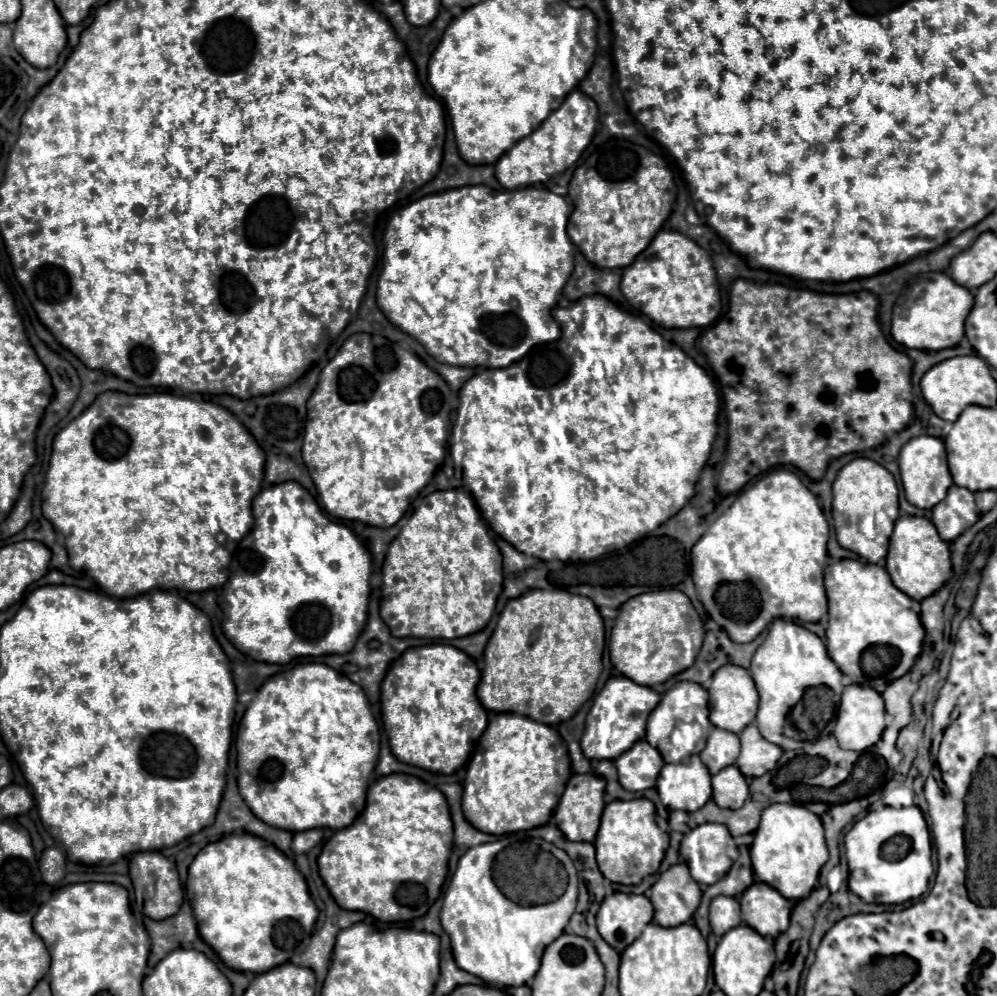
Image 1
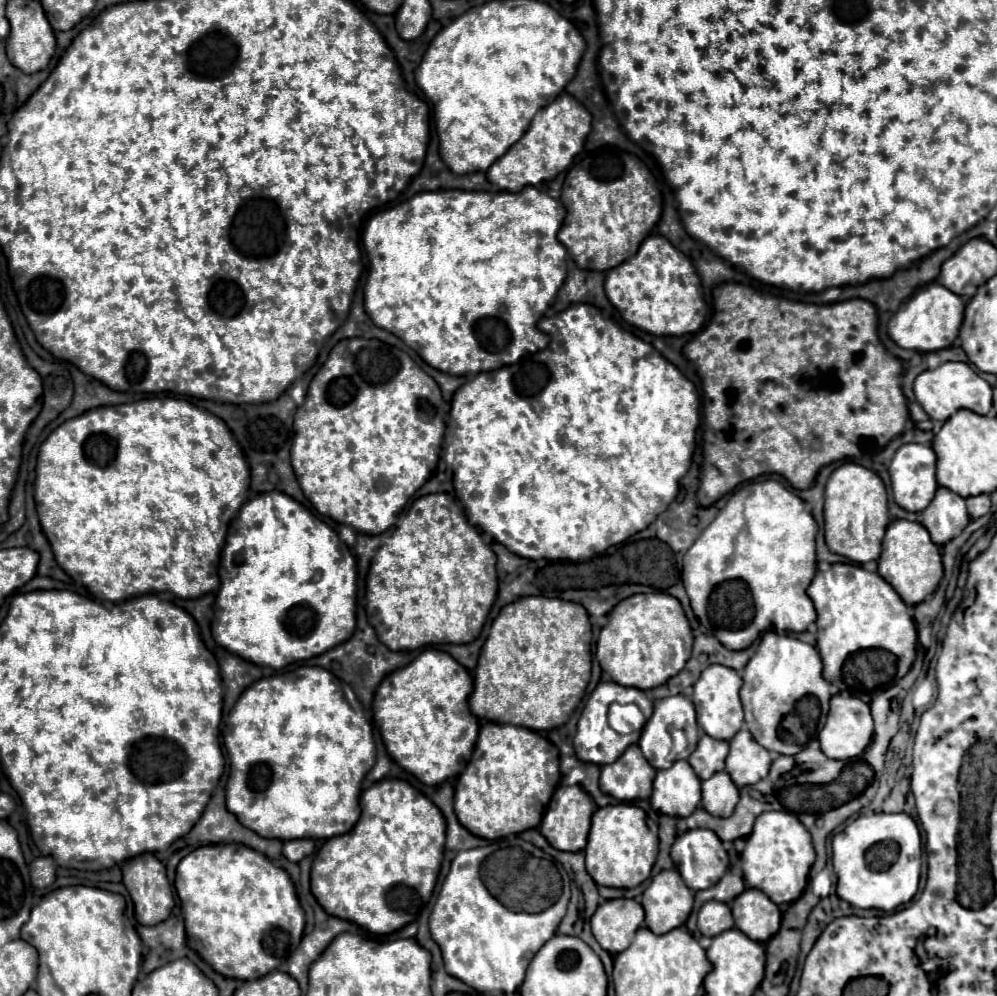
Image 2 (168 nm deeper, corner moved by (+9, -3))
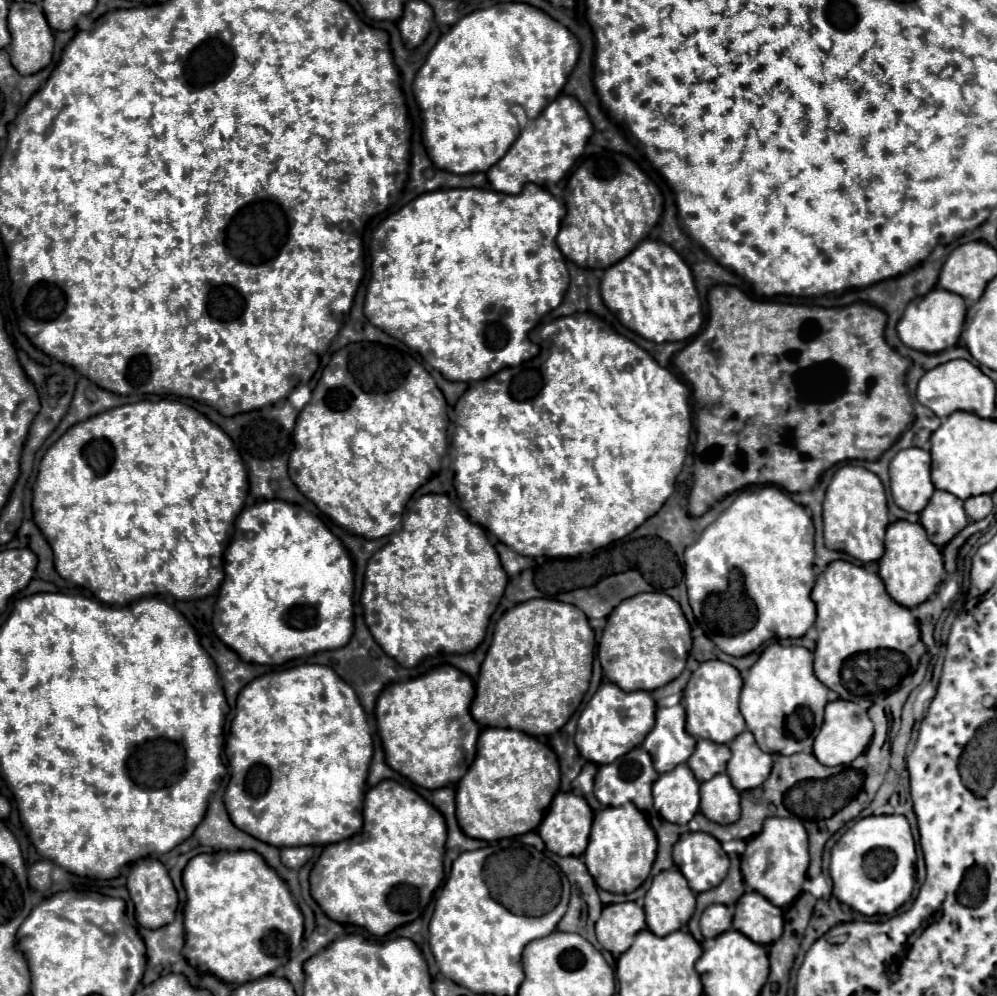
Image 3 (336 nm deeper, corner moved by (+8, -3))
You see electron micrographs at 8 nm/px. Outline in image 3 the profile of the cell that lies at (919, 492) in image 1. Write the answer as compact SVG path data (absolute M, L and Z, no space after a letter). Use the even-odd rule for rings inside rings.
M922 448L900 450L890 462L890 490L902 510L922 512L936 490L930 480L930 452Z

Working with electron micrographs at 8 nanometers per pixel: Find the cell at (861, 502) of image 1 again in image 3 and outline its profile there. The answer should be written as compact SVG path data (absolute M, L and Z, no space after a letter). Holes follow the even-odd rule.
M842 466L834 474L824 498L824 542L830 550L846 552L860 562L880 560L888 526L886 494L880 478L862 466Z

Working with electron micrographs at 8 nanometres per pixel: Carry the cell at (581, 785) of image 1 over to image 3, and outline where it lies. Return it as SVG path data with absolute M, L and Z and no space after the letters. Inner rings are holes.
M560 792L554 796L538 834L546 848L558 856L580 856L588 846L592 810L582 796Z

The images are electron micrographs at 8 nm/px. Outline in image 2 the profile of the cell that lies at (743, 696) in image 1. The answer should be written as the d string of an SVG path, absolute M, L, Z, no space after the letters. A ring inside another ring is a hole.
M713 664L707 666L699 680L695 682L695 690L693 690L693 706L697 710L697 724L699 728L711 736L711 738L719 738L719 740L731 740L743 724L743 708L741 708L741 698L739 698L739 690L741 690L741 676L727 666L721 664Z

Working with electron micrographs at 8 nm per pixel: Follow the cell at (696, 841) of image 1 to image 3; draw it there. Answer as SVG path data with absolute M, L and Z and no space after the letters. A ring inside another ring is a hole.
M704 832L682 834L672 856L696 894L718 886L730 867L730 860L720 842Z

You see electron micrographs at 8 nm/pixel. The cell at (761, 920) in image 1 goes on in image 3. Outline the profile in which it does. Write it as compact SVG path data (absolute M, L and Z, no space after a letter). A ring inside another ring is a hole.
M746 892L736 902L734 930L740 930L756 944L772 944L780 938L784 926L782 910L766 900L762 894Z

